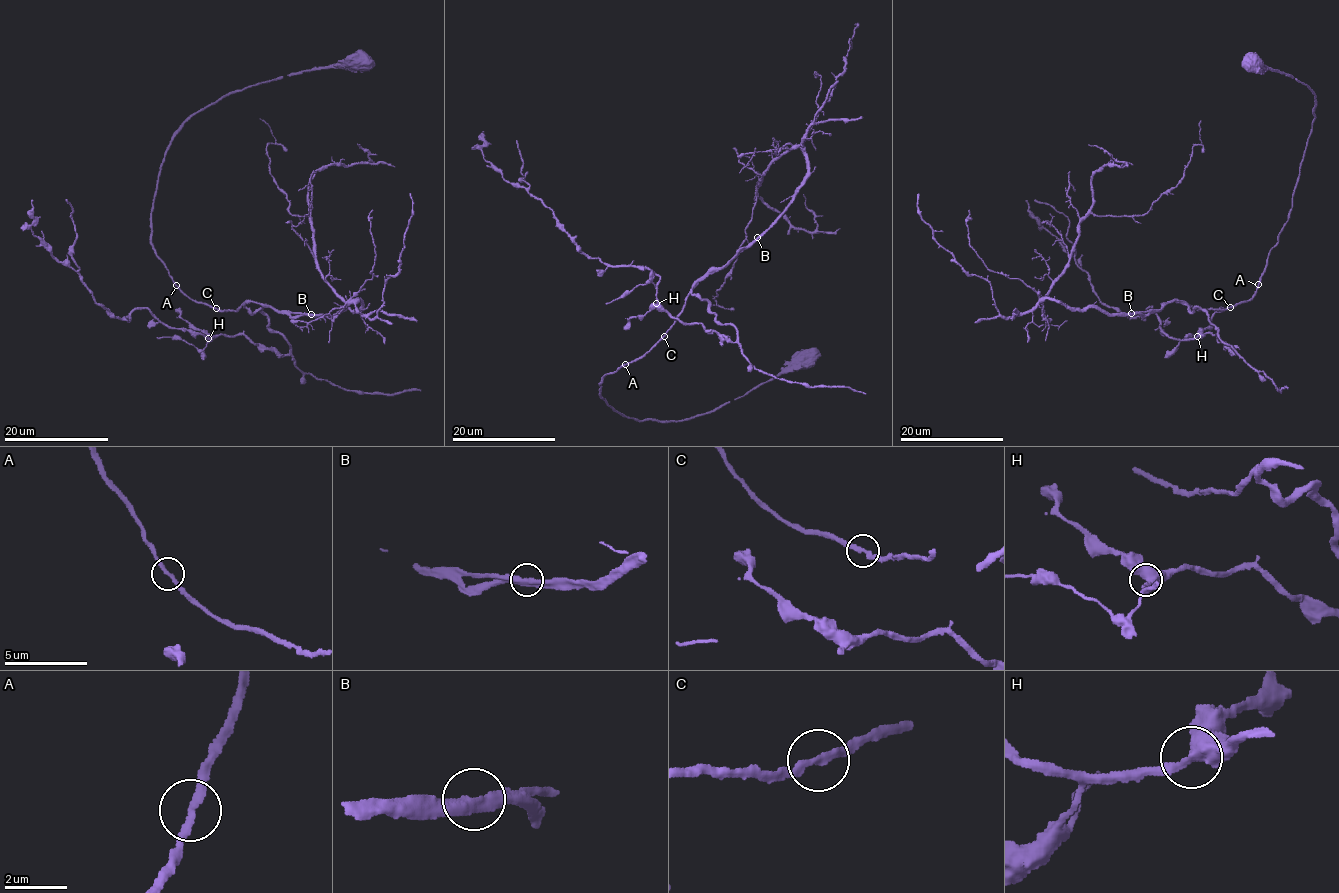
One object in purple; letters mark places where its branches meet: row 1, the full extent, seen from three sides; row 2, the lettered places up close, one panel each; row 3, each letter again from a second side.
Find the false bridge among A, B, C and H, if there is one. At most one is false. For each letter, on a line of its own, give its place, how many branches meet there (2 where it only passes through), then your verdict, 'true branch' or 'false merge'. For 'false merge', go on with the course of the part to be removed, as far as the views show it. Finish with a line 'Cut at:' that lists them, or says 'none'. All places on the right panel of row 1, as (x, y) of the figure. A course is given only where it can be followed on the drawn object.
A: (1258, 284) | 2 | true branch
B: (1131, 313) | 2 | true branch
C: (1230, 307) | 2 | true branch
H: (1197, 336) | 2 | true branch
Cut at: none

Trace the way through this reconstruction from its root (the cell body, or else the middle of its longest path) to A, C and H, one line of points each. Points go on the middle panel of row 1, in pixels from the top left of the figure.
A: (806, 358), (798, 355), (774, 377), (741, 396), (678, 421), (629, 418), (601, 396), (601, 380), (625, 364)
C: (806, 358), (798, 355), (741, 396), (690, 418), (629, 418), (601, 396), (601, 380), (645, 355), (664, 336)
H: (806, 358), (690, 418), (629, 418), (601, 396), (601, 380), (643, 355), (690, 293), (736, 340), (656, 303)

